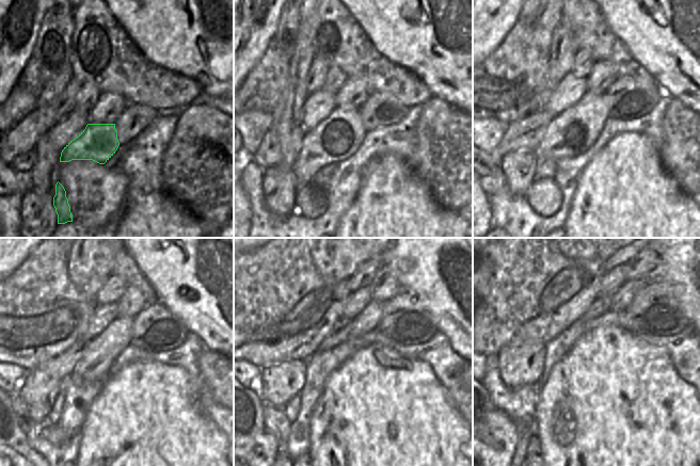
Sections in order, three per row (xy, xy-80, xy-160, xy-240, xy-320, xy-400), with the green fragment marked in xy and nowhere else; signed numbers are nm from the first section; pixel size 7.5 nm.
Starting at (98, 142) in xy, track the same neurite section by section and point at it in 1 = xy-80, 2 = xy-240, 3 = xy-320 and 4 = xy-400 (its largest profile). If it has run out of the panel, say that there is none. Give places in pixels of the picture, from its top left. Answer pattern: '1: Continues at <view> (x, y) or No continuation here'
1: Continues at xy-80 (336, 138)
2: Continues at xy-240 (98, 355)
3: Continues at xy-320 (368, 319)
4: Continues at xy-400 (621, 300).

